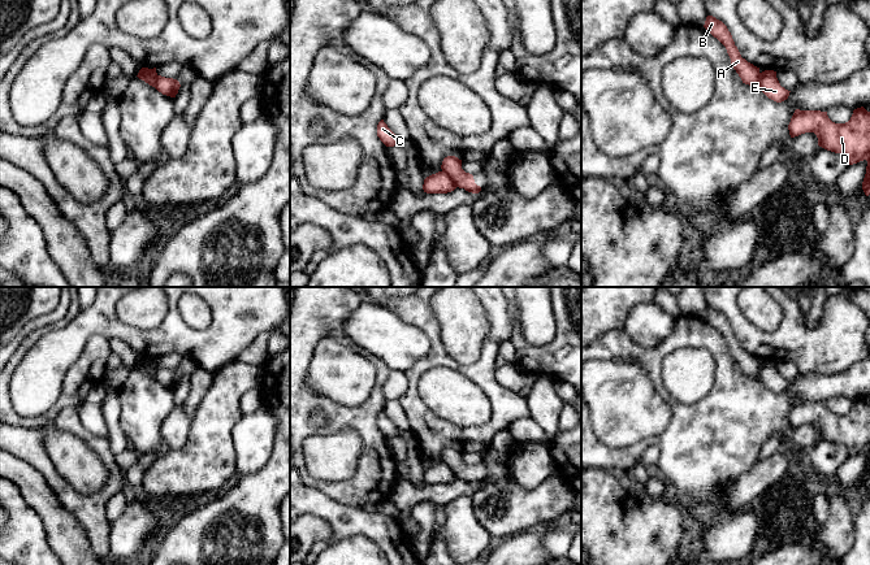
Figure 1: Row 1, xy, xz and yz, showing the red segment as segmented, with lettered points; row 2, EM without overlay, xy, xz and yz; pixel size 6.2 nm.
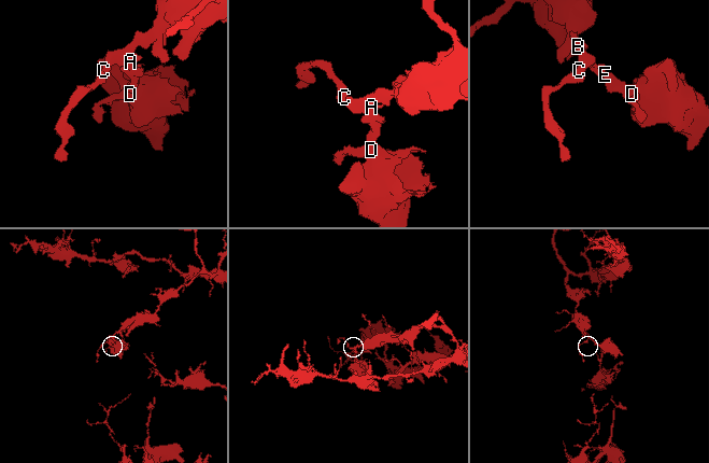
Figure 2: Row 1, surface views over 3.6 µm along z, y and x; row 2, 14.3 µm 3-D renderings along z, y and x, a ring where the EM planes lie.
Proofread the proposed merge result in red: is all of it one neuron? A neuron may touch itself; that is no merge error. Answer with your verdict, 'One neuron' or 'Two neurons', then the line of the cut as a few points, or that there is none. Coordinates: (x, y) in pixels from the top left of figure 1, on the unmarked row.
Two neurons. Split along xz (442, 461), (457, 477)

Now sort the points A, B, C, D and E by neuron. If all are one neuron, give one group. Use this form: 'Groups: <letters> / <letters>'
Groups: A B C / D E

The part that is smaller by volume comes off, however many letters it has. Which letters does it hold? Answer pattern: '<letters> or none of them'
D, E

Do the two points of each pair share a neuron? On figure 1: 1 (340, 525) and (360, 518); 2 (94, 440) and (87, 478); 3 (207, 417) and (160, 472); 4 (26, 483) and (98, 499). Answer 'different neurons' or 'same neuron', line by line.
1: same neuron
2: different neurons
3: same neuron
4: different neurons

